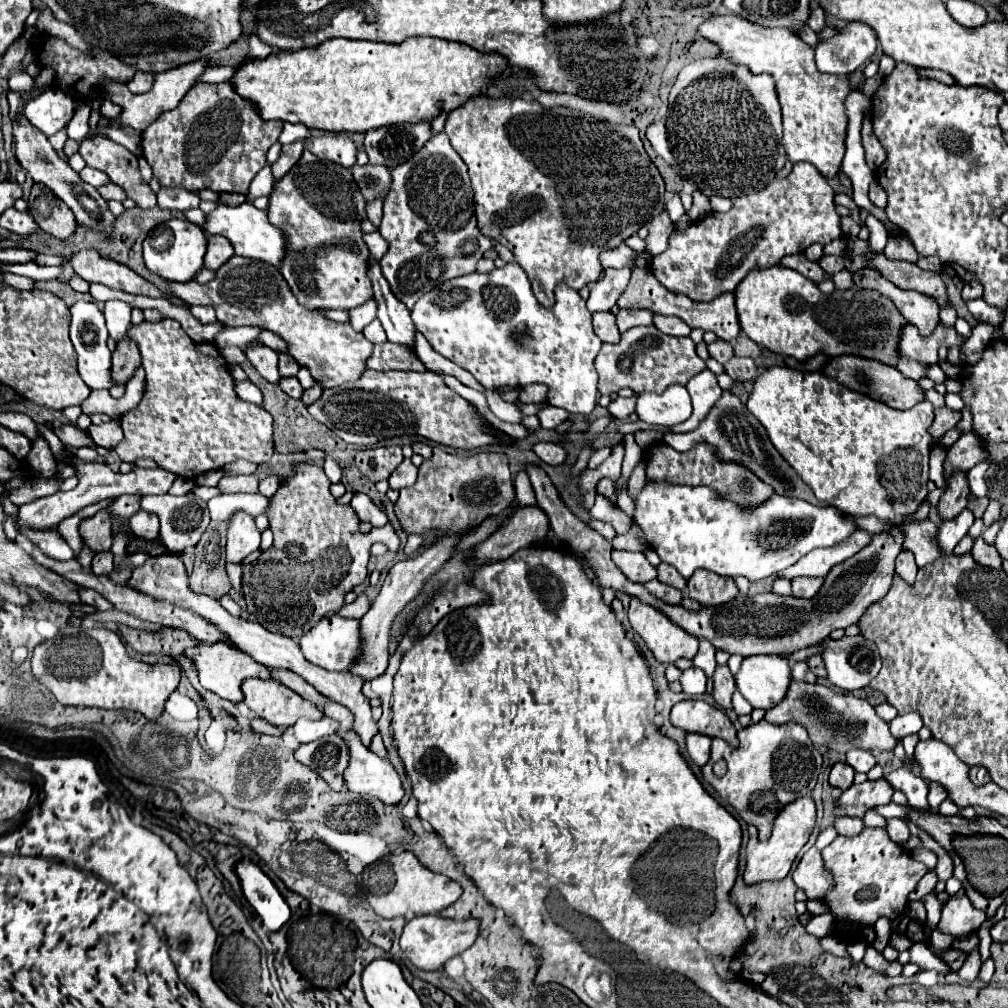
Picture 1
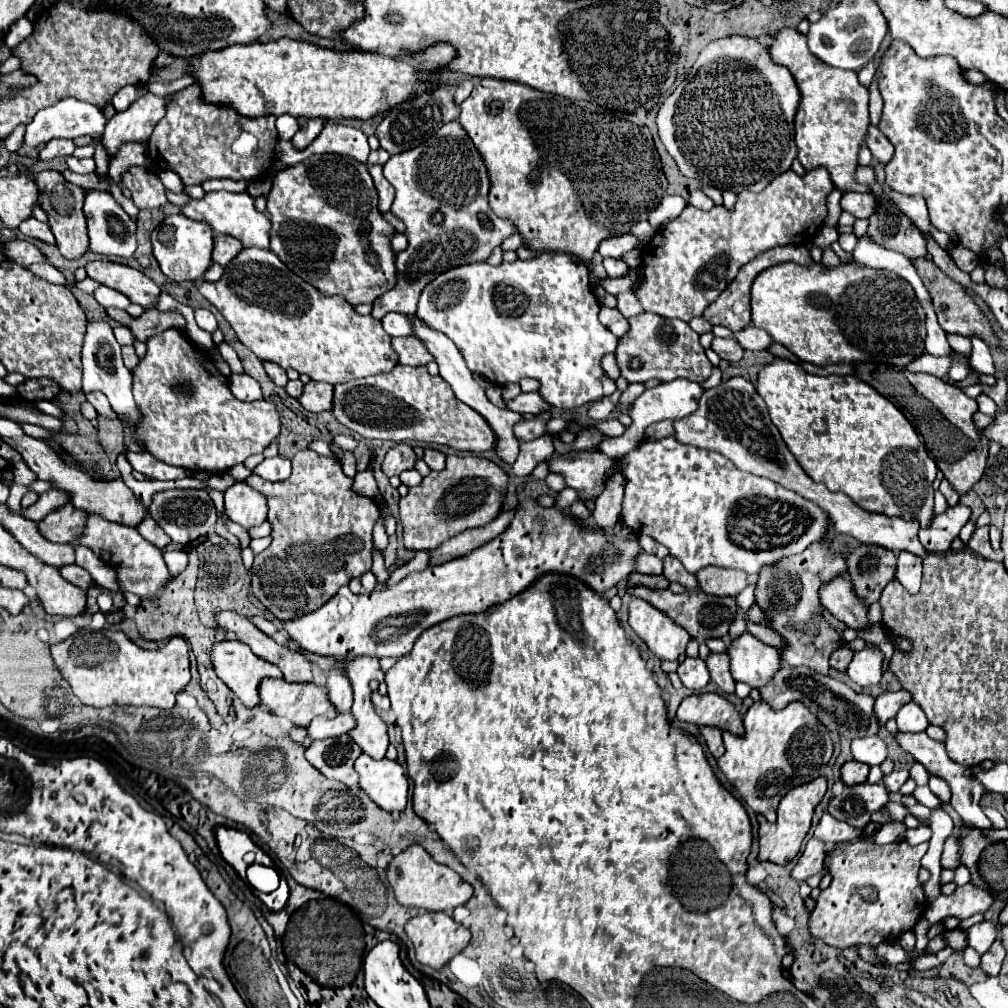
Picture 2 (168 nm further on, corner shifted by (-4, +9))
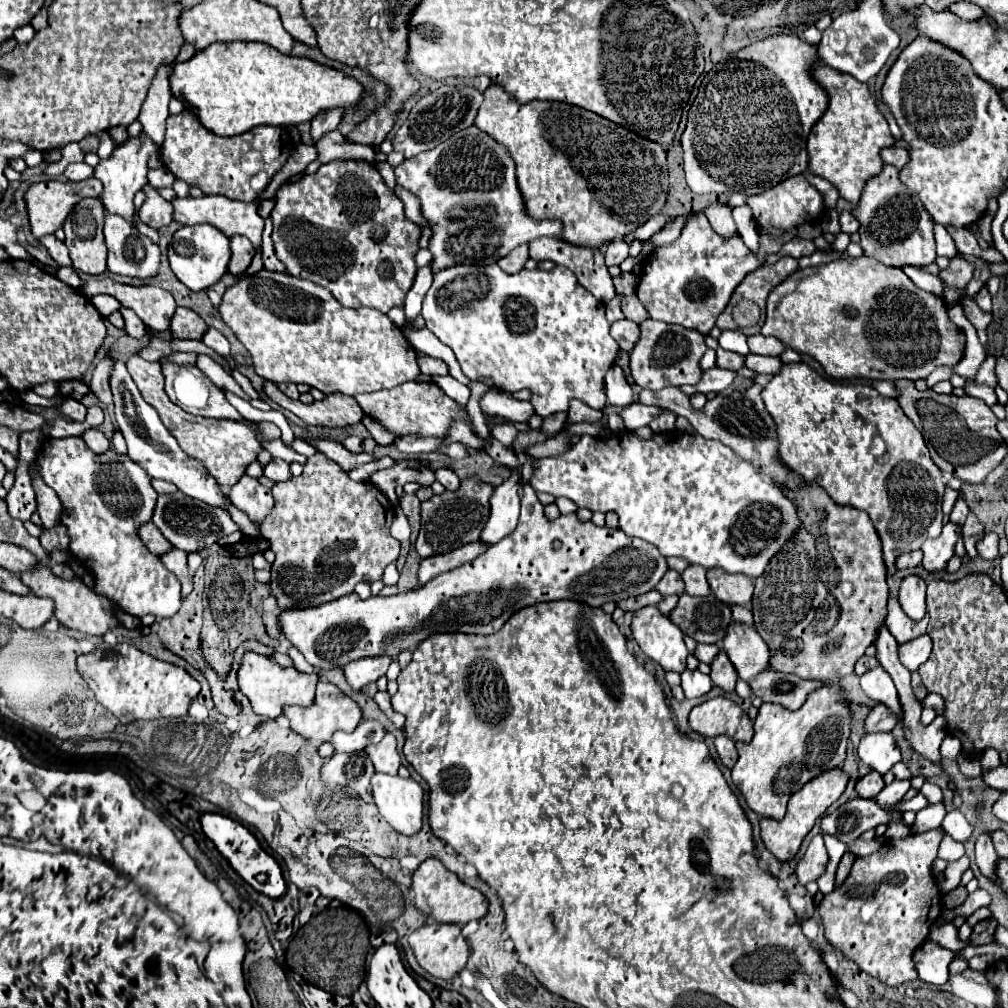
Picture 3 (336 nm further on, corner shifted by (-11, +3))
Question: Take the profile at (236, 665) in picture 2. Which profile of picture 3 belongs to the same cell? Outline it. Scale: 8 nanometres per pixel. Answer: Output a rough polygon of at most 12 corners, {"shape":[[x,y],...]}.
{"shape":[[246,653],[240,691],[268,719],[312,705],[318,677]]}

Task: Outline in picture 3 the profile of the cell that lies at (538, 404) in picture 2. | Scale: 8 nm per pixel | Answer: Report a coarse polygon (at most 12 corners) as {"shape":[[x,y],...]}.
{"shape":[[490,389],[480,399],[484,415],[528,423],[530,401],[516,401],[502,389]]}

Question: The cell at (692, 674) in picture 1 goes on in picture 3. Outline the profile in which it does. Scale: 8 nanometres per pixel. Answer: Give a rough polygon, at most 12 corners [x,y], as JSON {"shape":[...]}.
{"shape":[[686,669],[682,689],[686,699],[704,697],[712,687],[708,675]]}

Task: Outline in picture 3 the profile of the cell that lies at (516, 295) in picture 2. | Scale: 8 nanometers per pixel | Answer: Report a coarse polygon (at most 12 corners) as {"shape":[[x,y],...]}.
{"shape":[[452,265],[422,303],[536,415],[604,409],[604,303],[562,265]]}

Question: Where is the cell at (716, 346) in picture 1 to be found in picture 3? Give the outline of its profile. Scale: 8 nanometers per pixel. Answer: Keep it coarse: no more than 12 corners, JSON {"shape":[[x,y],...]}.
{"shape":[[722,347],[716,349],[716,367],[738,371],[744,357]]}

